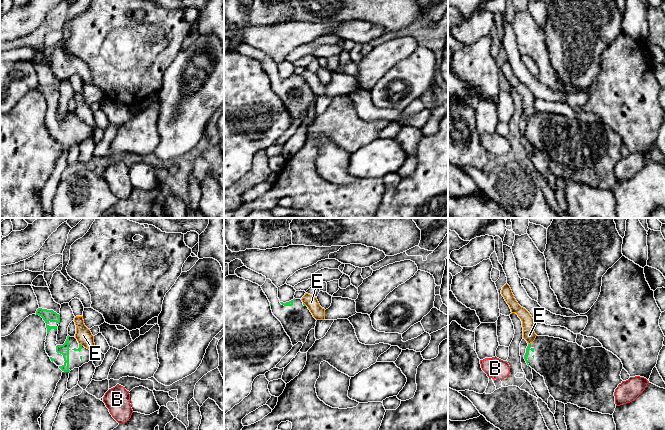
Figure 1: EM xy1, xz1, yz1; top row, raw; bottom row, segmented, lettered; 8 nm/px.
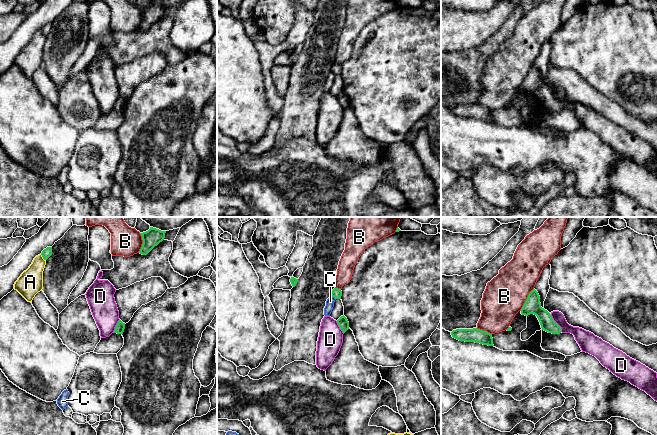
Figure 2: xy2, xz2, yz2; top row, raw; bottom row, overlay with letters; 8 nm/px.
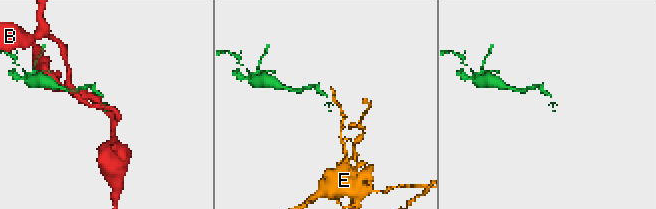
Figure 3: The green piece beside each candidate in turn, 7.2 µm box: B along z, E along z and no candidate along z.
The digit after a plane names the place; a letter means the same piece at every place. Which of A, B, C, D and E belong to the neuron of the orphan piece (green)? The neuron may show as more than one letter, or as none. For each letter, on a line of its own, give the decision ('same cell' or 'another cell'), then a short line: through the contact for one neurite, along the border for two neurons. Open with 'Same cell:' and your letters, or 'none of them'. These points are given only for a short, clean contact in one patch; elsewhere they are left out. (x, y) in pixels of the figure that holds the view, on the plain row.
Same cell: none of them
A: another cell
B: another cell
C: another cell; line xz2 (331, 71), (335, 75)
D: another cell; line yz2 (550, 90), (561, 107)
E: another cell; line yz1 (530, 118), (528, 120)

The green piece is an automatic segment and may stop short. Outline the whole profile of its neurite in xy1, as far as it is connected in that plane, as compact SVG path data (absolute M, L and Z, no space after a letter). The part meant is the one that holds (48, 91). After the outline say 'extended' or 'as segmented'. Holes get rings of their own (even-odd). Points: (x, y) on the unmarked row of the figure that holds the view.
M38 84L36 91L43 94L46 99L47 112L45 126L51 137L62 147L70 148L93 135L93 129L78 119L75 113L67 112L63 121L58 121L57 110L60 98L60 91L53 86Z | extended

